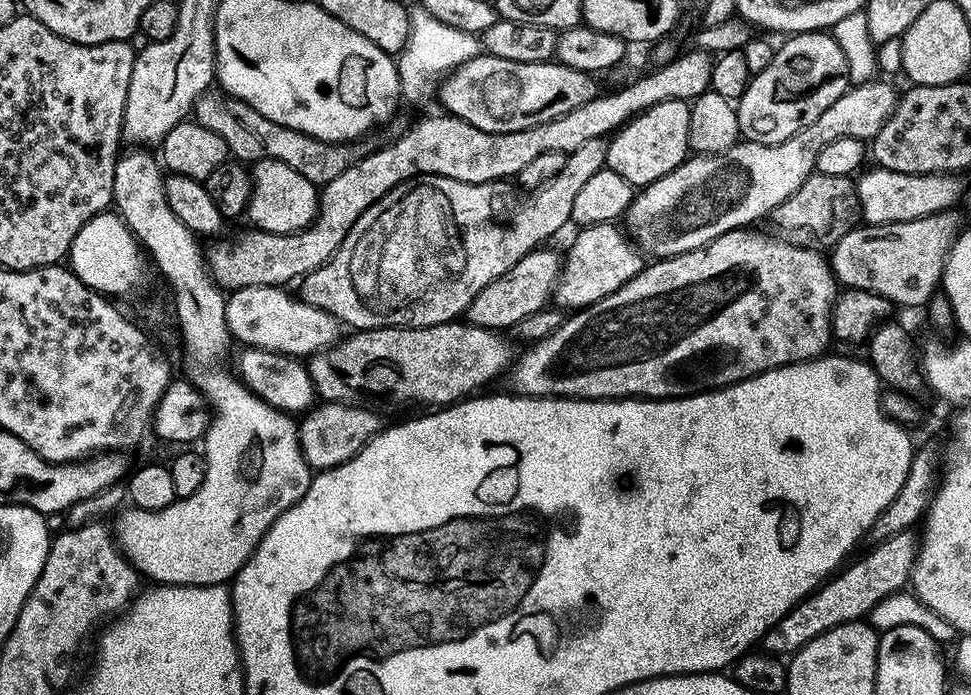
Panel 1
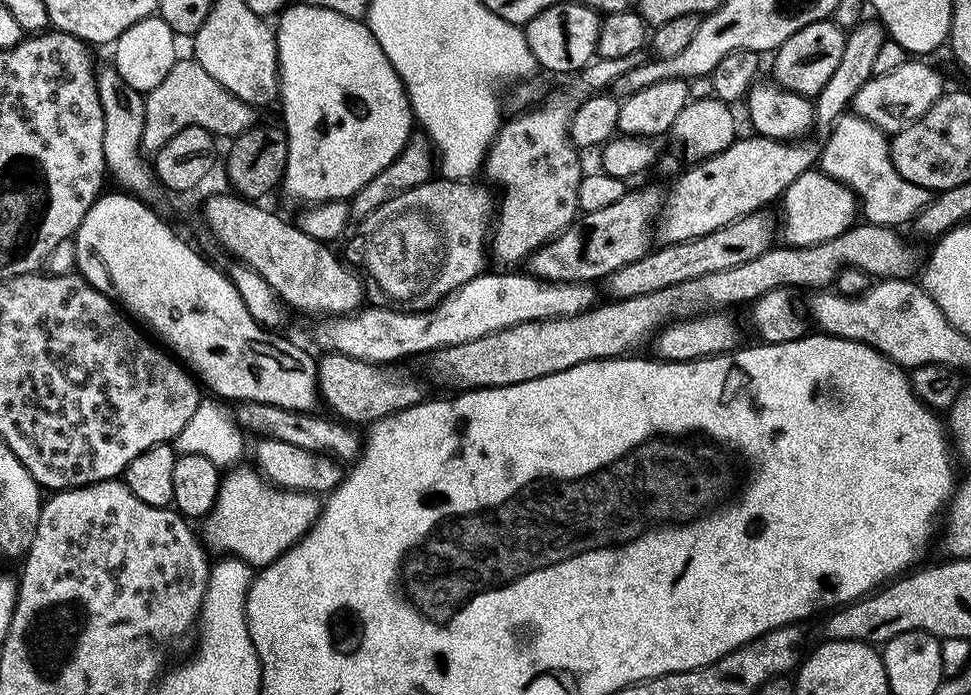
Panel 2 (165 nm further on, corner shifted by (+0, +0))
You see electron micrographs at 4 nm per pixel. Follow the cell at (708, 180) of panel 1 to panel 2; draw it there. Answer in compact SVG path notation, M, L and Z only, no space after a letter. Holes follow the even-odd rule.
M909 58L902 66L898 66L898 70L890 70L890 74L873 76L868 80L866 86L862 86L862 90L858 90L852 99L851 107L855 114L885 134L898 133L922 118L922 114L926 114L926 110L930 110L930 106L934 106L934 102L938 102L938 98L944 95L946 85L938 69L920 60L923 59Z

